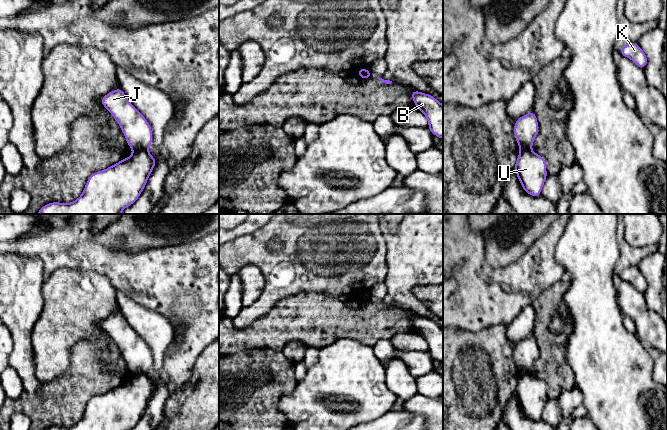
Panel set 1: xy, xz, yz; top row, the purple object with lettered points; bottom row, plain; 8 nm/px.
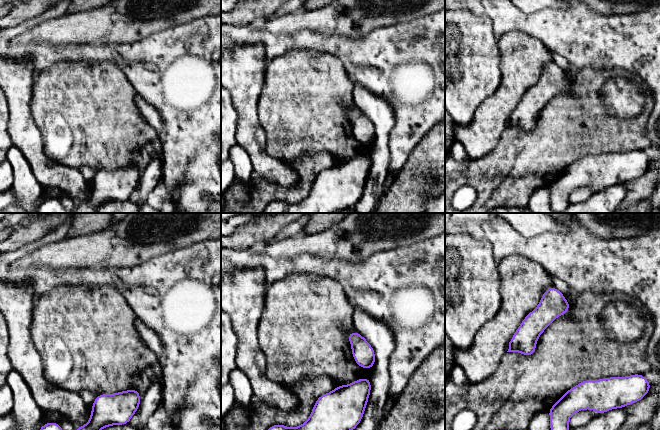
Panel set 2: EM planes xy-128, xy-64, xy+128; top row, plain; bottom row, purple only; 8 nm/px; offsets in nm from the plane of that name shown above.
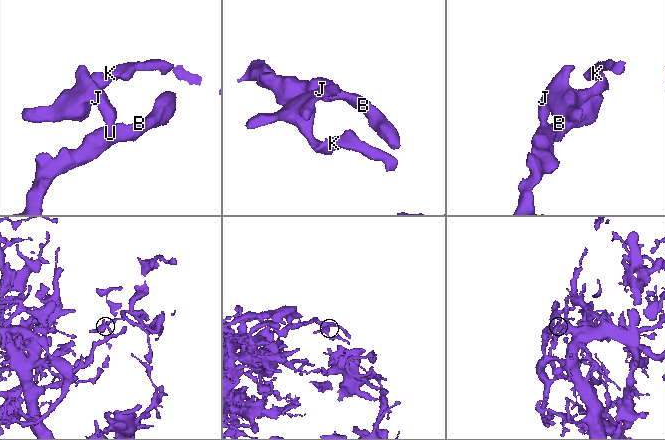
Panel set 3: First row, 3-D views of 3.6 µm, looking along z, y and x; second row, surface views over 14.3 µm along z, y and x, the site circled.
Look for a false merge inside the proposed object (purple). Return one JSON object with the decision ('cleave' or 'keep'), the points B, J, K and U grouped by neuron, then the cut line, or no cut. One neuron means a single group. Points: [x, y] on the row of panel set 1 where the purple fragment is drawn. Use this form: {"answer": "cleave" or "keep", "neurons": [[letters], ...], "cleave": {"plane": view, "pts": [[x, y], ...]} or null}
{"answer": "cleave", "neurons": [["B", "U"], ["J", "K"]], "cleave": {"plane": "xy", "pts": [[147, 149], [134, 152]]}}

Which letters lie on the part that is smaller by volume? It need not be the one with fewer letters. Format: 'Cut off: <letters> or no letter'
Cut off: J, K

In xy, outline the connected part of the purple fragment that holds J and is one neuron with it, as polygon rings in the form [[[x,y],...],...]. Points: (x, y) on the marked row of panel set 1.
[[[122,88],[114,89],[101,97],[100,103],[120,125],[128,146],[134,152],[148,150],[153,141],[151,126],[128,100]]]

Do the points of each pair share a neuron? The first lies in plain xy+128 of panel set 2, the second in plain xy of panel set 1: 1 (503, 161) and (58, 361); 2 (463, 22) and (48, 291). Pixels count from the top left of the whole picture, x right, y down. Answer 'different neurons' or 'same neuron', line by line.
1: different neurons
2: different neurons

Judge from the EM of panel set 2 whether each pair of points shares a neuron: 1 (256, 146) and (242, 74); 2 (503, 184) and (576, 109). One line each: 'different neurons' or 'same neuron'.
1: same neuron
2: same neuron

